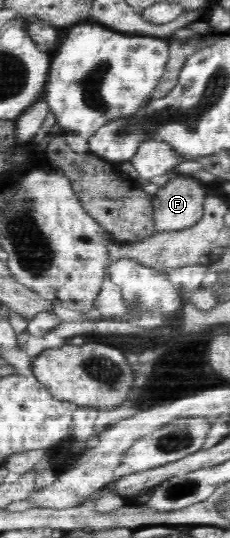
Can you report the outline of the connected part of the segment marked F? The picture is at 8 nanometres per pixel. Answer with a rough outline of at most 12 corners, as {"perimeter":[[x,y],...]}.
{"perimeter":[[178,175],[152,194],[157,232],[203,217],[201,181]]}

